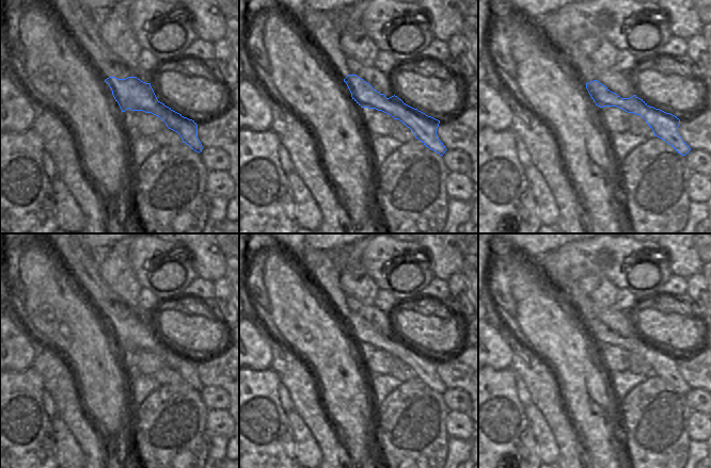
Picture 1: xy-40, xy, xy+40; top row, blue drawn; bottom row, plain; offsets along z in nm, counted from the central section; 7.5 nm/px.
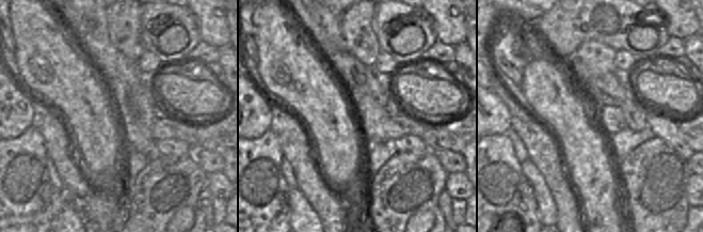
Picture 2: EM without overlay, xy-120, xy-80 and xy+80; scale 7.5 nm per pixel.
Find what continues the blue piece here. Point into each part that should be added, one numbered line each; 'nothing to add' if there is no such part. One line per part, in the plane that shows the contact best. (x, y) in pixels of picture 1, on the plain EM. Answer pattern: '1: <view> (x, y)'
1: xy (329, 277)

